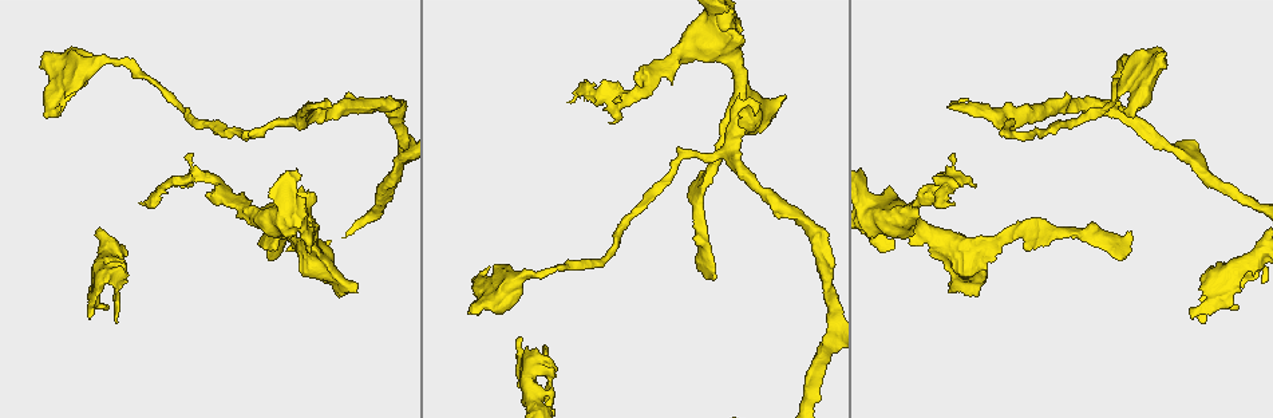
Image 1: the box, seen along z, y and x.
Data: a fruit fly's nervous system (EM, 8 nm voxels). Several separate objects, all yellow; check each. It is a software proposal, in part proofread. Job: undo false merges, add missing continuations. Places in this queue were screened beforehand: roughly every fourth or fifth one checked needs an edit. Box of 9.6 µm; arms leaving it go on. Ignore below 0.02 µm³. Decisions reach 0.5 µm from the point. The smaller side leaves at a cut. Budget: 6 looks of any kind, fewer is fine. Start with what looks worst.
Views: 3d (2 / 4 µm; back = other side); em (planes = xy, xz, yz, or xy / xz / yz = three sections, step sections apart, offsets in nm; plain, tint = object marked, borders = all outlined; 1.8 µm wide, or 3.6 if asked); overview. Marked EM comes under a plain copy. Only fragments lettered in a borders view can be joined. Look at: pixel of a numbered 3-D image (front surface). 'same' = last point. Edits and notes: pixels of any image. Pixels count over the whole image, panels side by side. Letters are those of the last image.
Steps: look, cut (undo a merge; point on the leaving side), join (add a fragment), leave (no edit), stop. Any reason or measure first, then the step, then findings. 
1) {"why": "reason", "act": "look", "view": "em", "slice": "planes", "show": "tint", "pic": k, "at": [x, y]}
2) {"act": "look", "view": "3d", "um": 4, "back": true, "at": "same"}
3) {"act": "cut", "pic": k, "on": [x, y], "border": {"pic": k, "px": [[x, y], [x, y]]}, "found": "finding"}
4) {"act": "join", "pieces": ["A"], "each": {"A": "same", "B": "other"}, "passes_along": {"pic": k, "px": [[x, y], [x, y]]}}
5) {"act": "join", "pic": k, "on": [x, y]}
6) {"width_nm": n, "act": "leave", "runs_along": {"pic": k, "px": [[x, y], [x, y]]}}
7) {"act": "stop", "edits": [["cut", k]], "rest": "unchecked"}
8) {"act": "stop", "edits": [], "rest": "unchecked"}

{"why": "branch stops here", "act": "look", "view": "3d", "um": 2, "pic": 1, "at": [61, 108]}

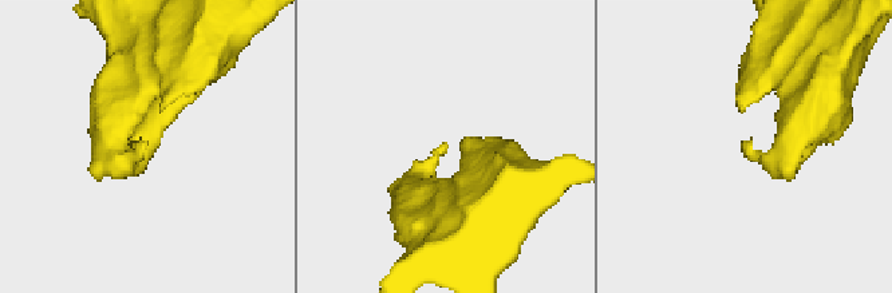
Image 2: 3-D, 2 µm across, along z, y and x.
{"why": "now the EM", "act": "look", "view": "em", "um": 3.6, "slice": "yz", "step": 8, "show": "tint", "pic": 2, "at": [147, 140]}

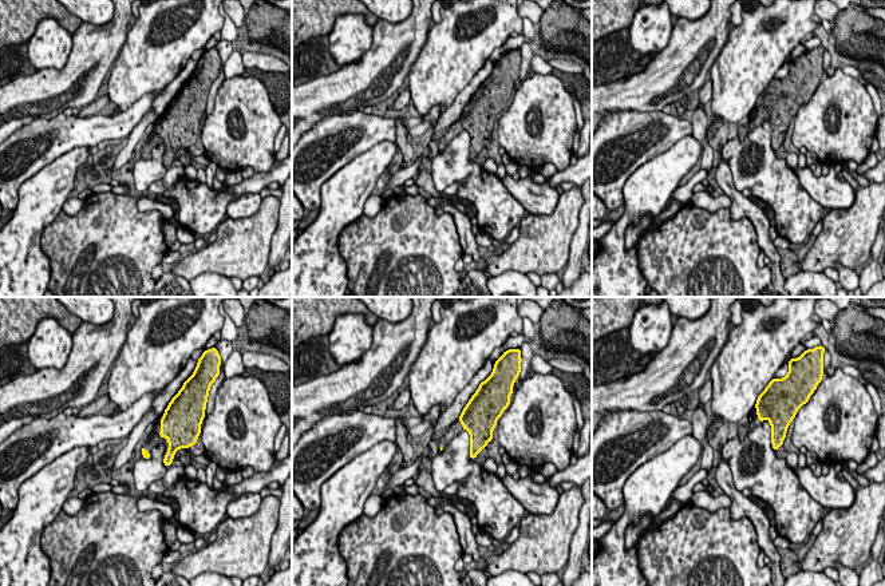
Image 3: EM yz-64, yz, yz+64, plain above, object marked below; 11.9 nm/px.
{"act": "look", "view": "em", "um": 3.6, "slice": "planes", "show": "borders", "at": "same"}

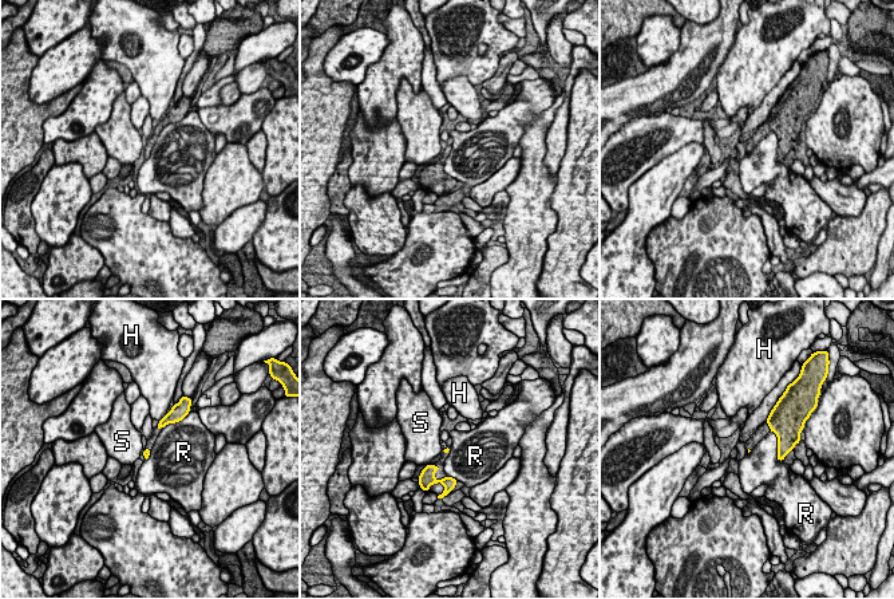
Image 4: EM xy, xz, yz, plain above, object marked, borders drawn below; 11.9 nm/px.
{"longest_contact_nm": ["R", 400], "act": "leave", "each": {"H": "other", "R": "other", "S": "other"}, "border": {"pic": 4, "px": [[771, 430], [782, 461]]}, "found": "no lettered fragment goes on from it"}

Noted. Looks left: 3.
{"act": "look", "view": "em", "slice": "xy", "step": 8, "show": "borders", "pic": 1, "at": [326, 99]}

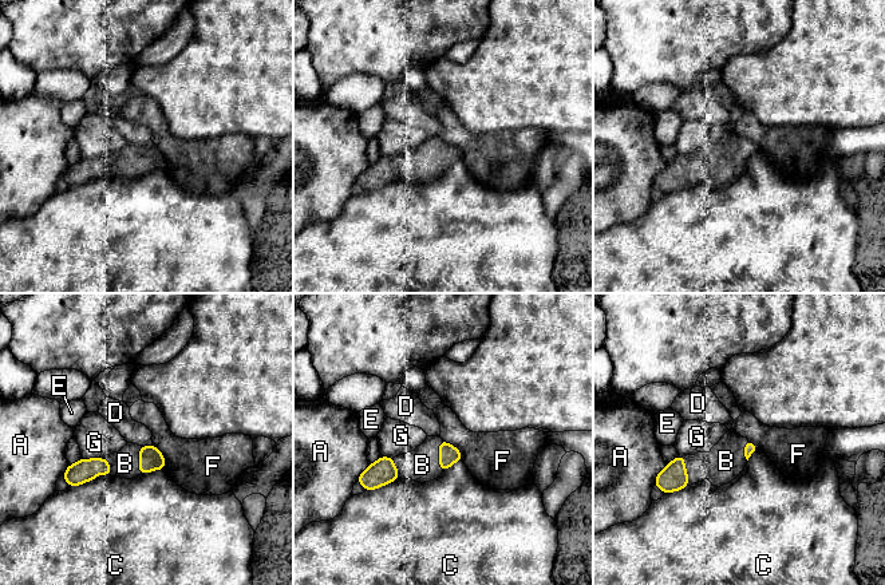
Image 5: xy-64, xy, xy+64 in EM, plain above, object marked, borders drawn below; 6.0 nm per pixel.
{"act": "look", "view": "em", "slice": "planes", "show": "borders", "at": "same"}

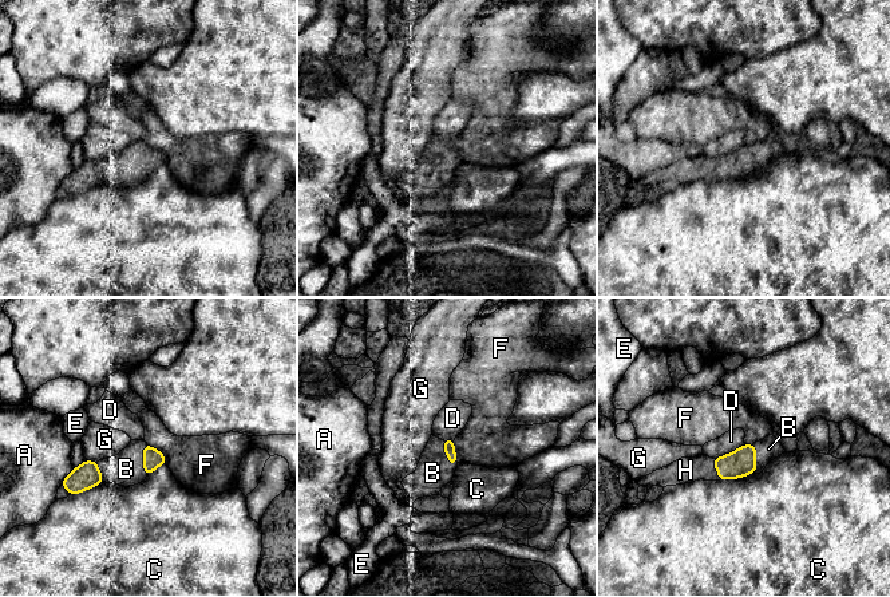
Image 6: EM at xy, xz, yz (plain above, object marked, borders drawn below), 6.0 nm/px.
{"act": "join", "pieces": ["B", "H"], "each": {"A": "other", "B": "same", "C": "other", "D": "other", "E": "other", "F": "other", "G": "other", "H": "same"}, "found": "the neuron continues"}

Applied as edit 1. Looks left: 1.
{"act": "stop", "edits": [["join", 6]], "rest": "unchecked"}

